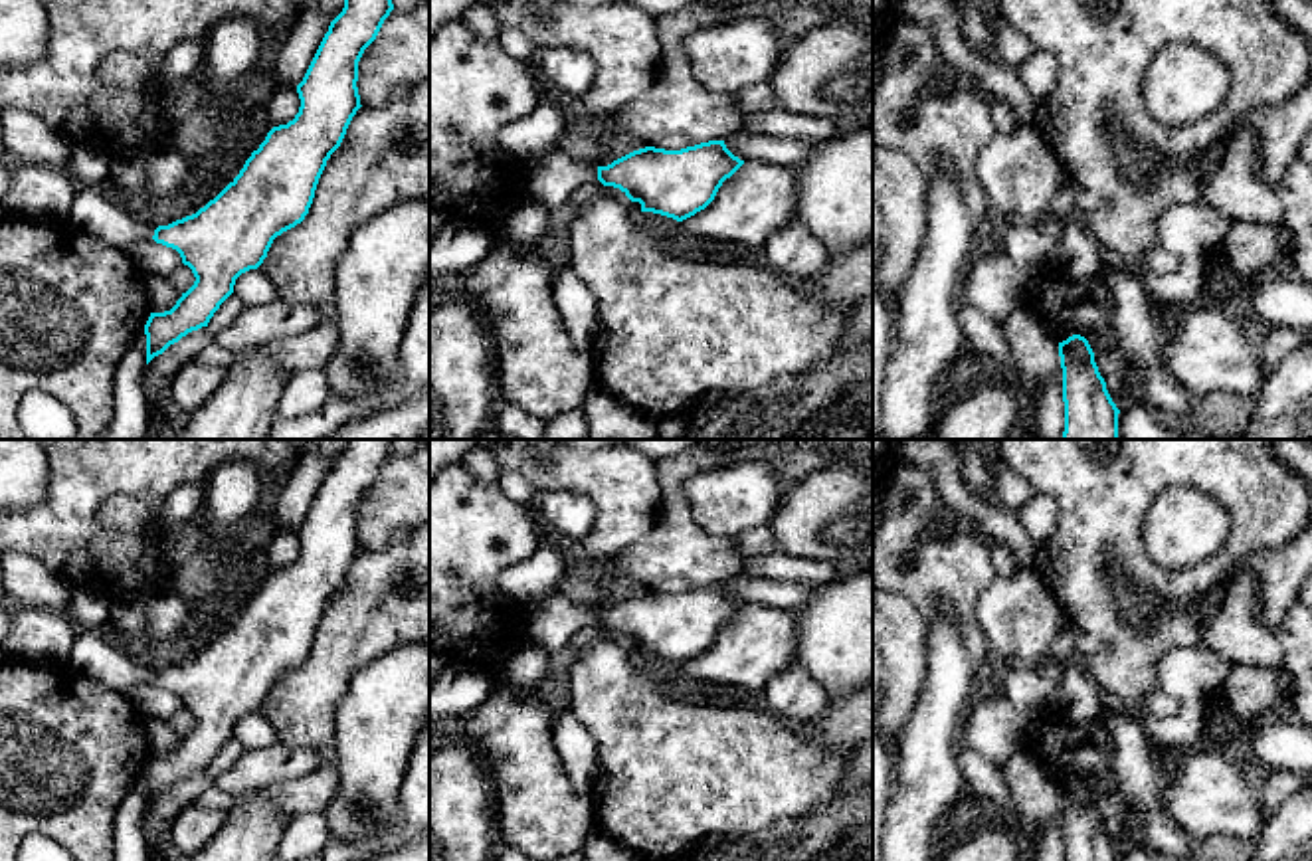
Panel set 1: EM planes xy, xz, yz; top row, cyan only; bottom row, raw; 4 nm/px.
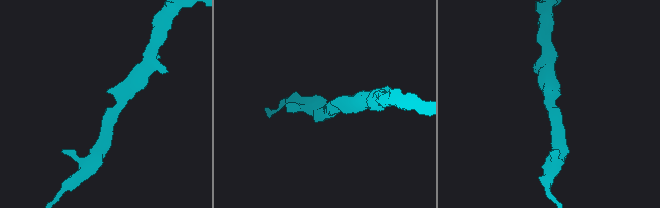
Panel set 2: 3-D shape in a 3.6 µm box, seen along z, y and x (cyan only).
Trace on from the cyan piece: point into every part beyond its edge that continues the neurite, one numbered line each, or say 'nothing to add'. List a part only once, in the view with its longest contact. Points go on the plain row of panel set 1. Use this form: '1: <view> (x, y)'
1: xz (553, 622)

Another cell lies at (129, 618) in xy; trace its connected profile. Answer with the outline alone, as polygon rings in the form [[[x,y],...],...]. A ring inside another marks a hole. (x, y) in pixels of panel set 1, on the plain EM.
[[[139,594],[113,602],[107,631],[119,635],[127,643],[146,643],[154,647],[154,639],[150,635],[152,598],[152,594]]]

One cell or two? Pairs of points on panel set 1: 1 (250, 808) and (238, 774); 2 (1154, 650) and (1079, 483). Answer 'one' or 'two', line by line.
1: two
2: one

